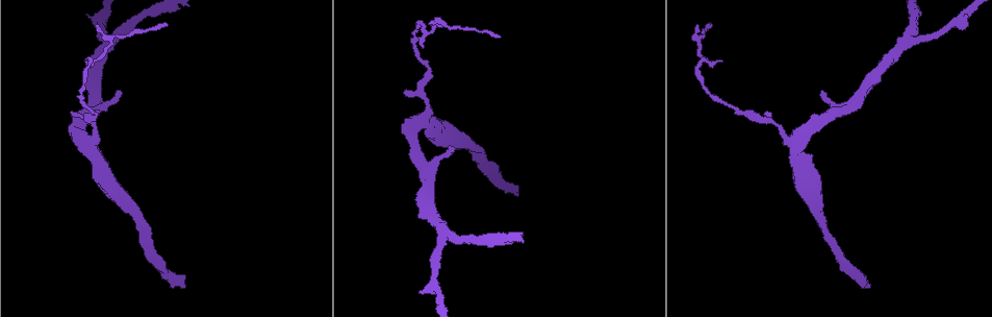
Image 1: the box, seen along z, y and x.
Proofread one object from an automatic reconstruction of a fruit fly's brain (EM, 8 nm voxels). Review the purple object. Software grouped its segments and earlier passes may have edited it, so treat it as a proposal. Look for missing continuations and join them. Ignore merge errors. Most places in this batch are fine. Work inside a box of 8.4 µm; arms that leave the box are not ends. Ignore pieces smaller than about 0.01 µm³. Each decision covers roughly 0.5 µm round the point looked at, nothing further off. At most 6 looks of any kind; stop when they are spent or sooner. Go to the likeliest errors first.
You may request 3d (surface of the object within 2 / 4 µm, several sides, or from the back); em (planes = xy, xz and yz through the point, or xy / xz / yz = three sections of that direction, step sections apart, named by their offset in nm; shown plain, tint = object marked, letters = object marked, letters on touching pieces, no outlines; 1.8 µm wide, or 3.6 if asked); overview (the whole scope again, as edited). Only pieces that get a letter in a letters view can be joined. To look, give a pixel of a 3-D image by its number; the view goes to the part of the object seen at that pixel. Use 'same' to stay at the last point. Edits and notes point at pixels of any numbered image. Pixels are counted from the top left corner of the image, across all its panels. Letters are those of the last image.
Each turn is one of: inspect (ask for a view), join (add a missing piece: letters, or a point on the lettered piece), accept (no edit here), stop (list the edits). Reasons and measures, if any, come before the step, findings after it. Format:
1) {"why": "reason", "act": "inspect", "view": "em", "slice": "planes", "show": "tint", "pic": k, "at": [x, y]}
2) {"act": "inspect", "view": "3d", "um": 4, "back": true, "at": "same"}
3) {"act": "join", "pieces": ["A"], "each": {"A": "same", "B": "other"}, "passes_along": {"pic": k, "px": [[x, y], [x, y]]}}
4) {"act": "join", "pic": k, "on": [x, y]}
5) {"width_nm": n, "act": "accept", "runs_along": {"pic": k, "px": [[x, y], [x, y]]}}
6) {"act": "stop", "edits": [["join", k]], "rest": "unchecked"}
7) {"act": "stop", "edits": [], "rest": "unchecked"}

{"why": "branch stops here", "act": "inspect", "view": "3d", "um": 4, "pic": 1, "at": [453, 148]}

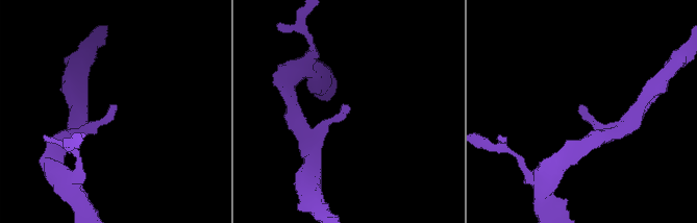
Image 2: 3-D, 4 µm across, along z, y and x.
{"why": "need the tissue", "act": "inspect", "view": "em", "slice": "xy", "step": 16, "show": "letters", "pic": 2, "at": [114, 105]}

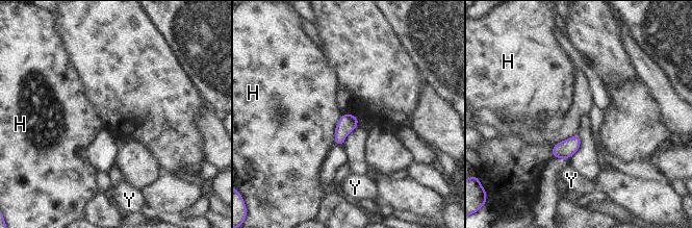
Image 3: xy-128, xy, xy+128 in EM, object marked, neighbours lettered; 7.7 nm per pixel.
{"why": "another direction", "act": "inspect", "view": "em", "slice": "planes", "show": "letters", "at": "same"}

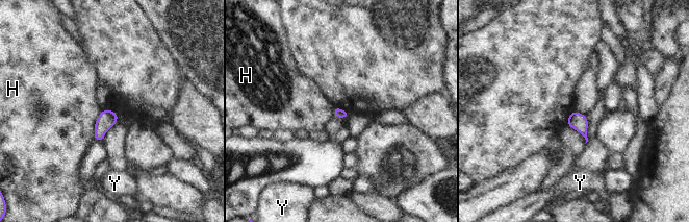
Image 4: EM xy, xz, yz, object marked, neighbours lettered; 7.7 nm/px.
{"act": "accept", "each": {"H": "other", "Y": "other"}, "border": {"pic": 4, "px": [[101, 110], [95, 123], [93, 139]]}, "found": "none of them fits"}

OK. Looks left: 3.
{"why": "free end", "act": "inspect", "view": "em", "slice": "yz", "step": 4, "show": "letters", "pic": 1, "at": [406, 91]}

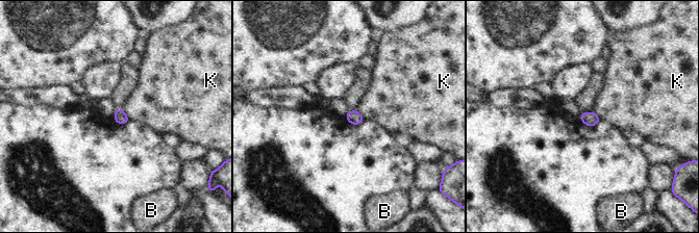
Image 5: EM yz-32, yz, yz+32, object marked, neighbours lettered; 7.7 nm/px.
{"act": "accept", "each": {"B": "other", "K": "other"}, "border": {"pic": 5, "px": [[122, 108], [130, 120]]}, "found": "no lettered piece goes on from it"}

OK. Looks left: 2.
{"why": "tapers out", "act": "inspect", "view": "em", "slice": "planes", "show": "letters", "pic": 1, "at": [421, 46]}

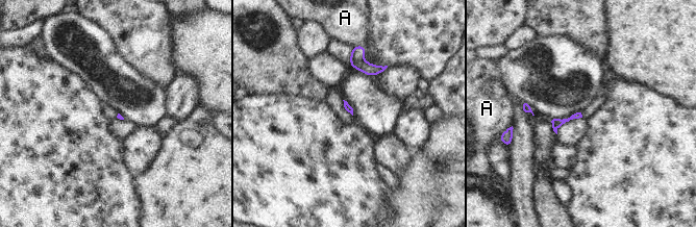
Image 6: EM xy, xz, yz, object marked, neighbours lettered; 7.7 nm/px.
{"act": "accept", "each": {"A": "other"}, "border": {"pic": 6, "px": [[353, 47], [364, 46], [366, 48]]}, "found": "none of them fits"}

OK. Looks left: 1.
{"act": "stop", "edits": [], "rest": "unchecked"}

